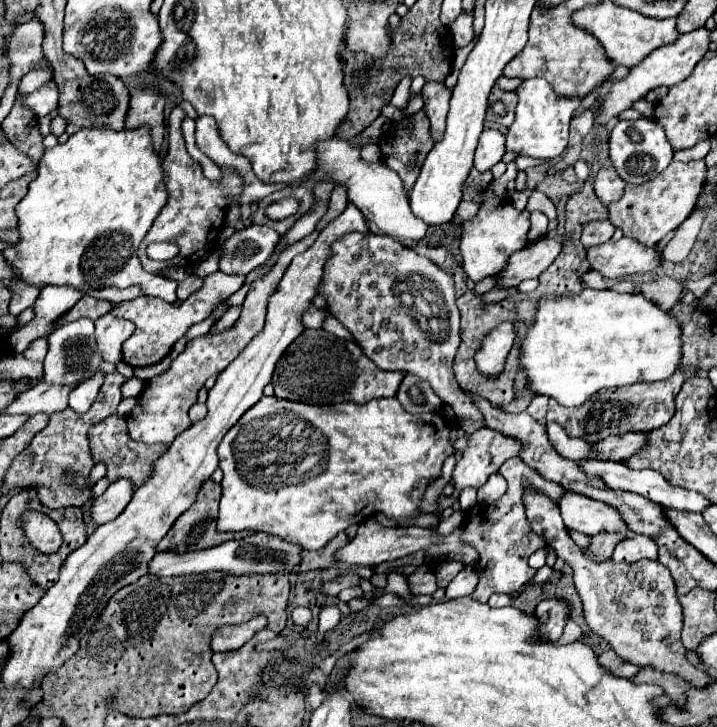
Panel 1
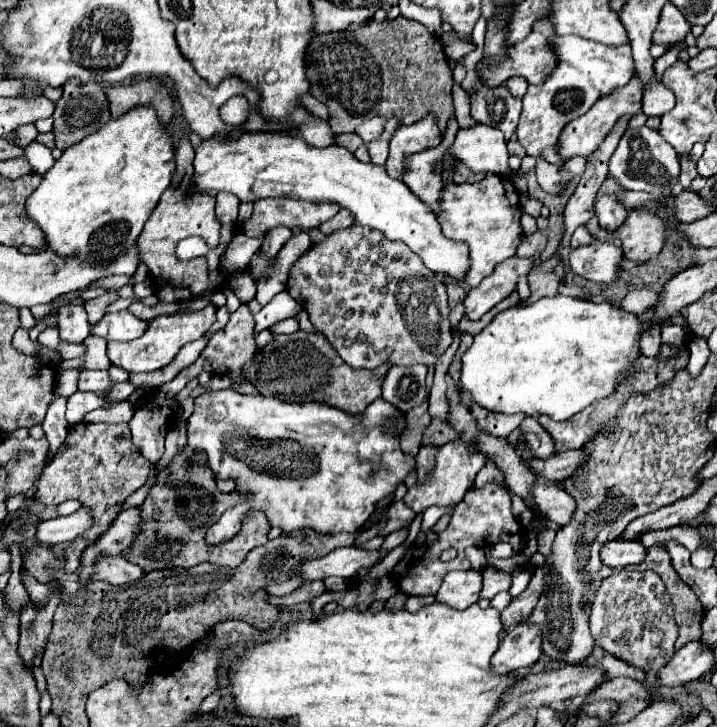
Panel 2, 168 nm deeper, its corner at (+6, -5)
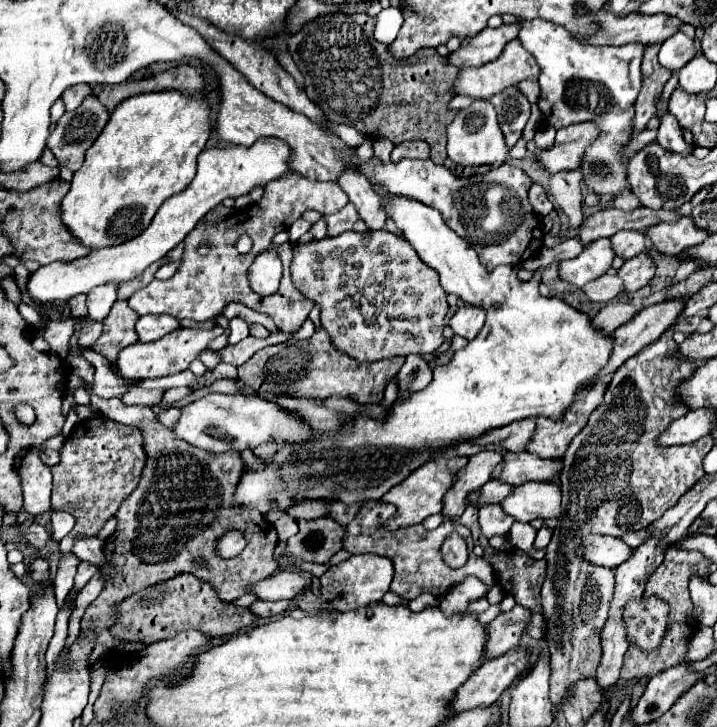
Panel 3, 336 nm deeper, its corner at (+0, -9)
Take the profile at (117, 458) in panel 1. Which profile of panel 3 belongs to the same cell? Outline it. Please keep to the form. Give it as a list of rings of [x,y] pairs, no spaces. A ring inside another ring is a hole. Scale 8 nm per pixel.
[[[104,416],[82,420],[74,426],[60,450],[60,462],[52,466],[52,510],[66,510],[76,518],[72,534],[60,540],[60,552],[72,552],[72,542],[76,538],[98,536],[100,528],[116,514],[120,504],[138,486],[146,460],[144,436],[134,426],[118,424]]]

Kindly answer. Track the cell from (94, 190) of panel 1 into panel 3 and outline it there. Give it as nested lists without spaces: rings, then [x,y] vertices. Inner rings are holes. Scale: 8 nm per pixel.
[[[150,92],[132,96],[116,106],[96,142],[86,150],[84,164],[74,172],[70,192],[60,202],[60,220],[86,248],[106,248],[136,238],[148,228],[156,210],[172,194],[184,190],[196,174],[196,158],[210,138],[210,110],[200,98],[188,98],[180,92]]]

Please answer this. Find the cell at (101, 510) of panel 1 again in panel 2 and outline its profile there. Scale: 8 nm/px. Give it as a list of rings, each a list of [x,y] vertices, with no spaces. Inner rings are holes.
[[[80,508],[78,512],[70,514],[68,518],[54,518],[40,522],[36,528],[36,540],[42,546],[56,546],[56,544],[66,544],[80,536],[84,530],[92,526],[90,510]]]

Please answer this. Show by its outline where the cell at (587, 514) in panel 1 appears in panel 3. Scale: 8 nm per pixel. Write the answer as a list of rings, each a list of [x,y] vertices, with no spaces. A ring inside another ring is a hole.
[[[526,482],[516,486],[514,492],[502,502],[506,514],[518,522],[532,522],[534,518],[558,518],[560,516],[560,486],[554,482]]]

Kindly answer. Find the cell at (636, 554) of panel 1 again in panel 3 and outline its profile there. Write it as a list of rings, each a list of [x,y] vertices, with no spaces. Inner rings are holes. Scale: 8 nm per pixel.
[[[586,536],[584,542],[588,546],[582,548],[584,558],[588,558],[592,564],[600,564],[606,568],[616,568],[626,558],[632,556],[632,548],[626,546],[620,538],[610,538],[610,536]]]

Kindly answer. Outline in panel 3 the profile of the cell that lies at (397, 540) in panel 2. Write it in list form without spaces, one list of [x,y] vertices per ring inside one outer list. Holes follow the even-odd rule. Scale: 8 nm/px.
[[[358,554],[352,556],[344,562],[340,562],[338,566],[332,566],[330,570],[326,570],[320,576],[320,586],[322,586],[322,596],[316,598],[310,588],[306,590],[306,594],[300,598],[298,606],[302,610],[338,610],[338,612],[350,612],[354,608],[360,606],[368,606],[372,602],[382,602],[382,596],[390,590],[390,582],[392,582],[392,574],[394,574],[394,566],[392,566],[392,558],[386,556],[378,556],[378,554]]]

